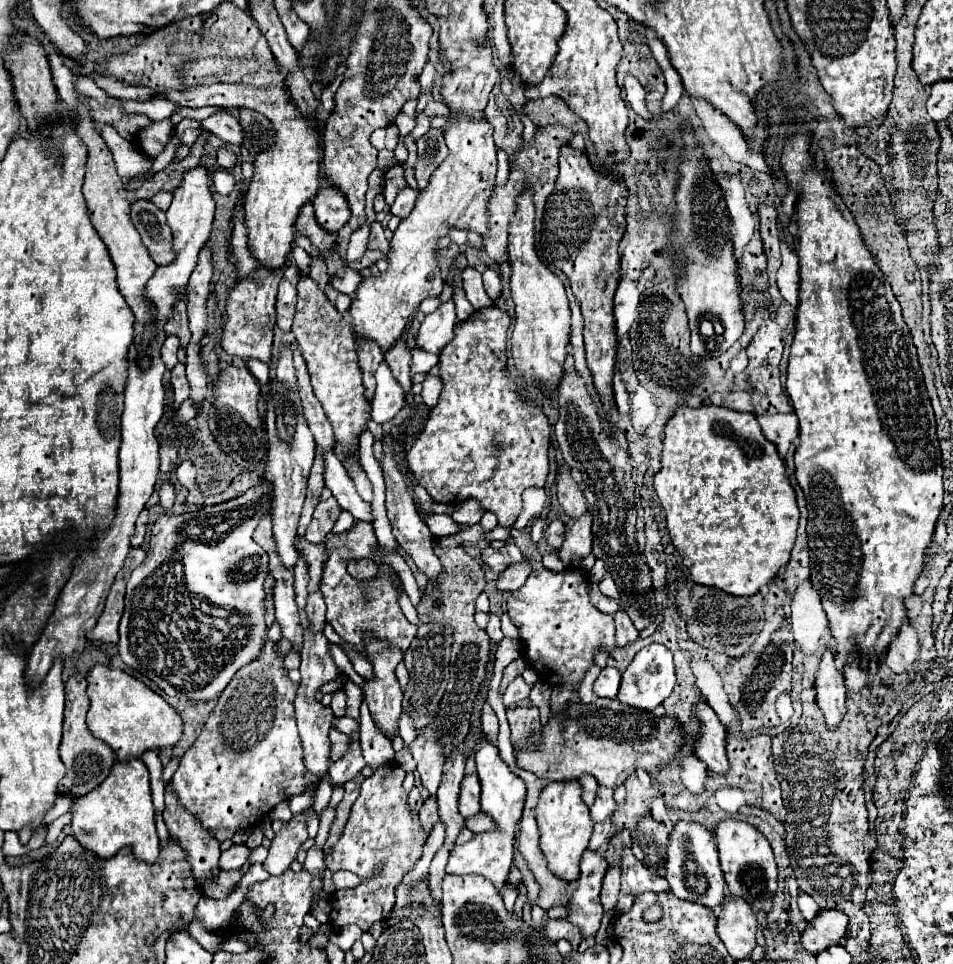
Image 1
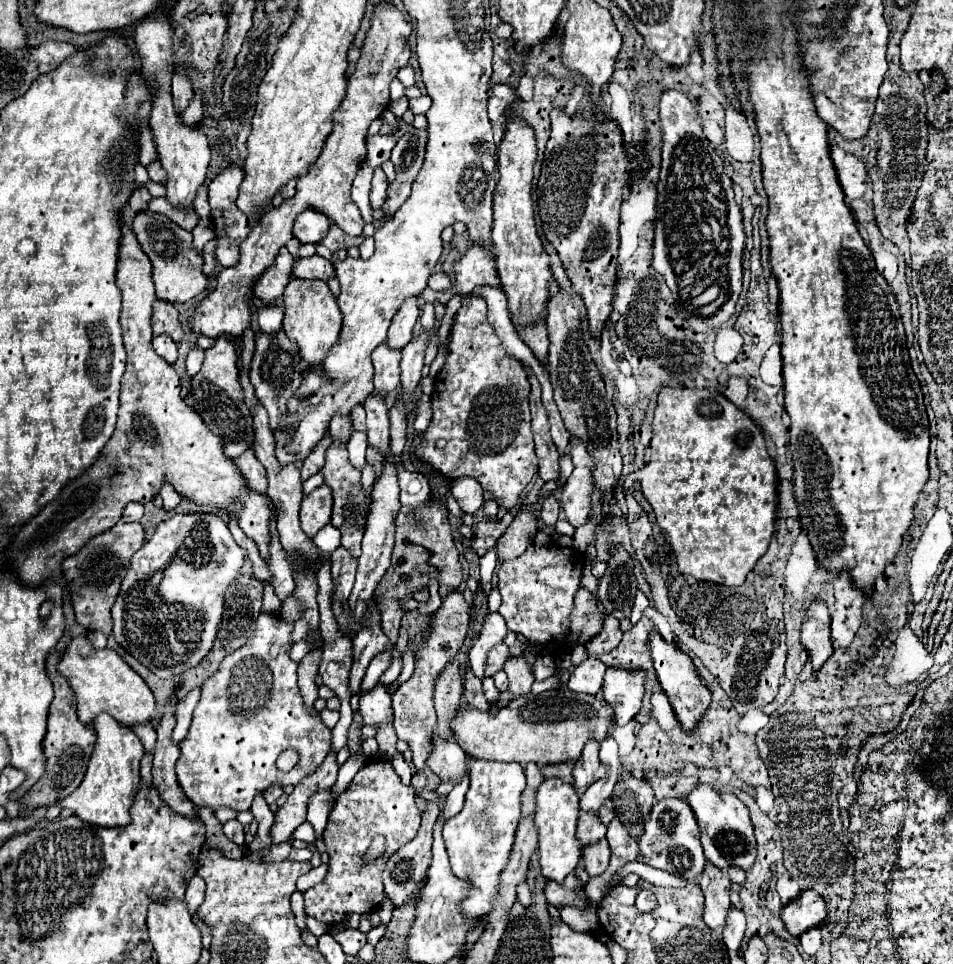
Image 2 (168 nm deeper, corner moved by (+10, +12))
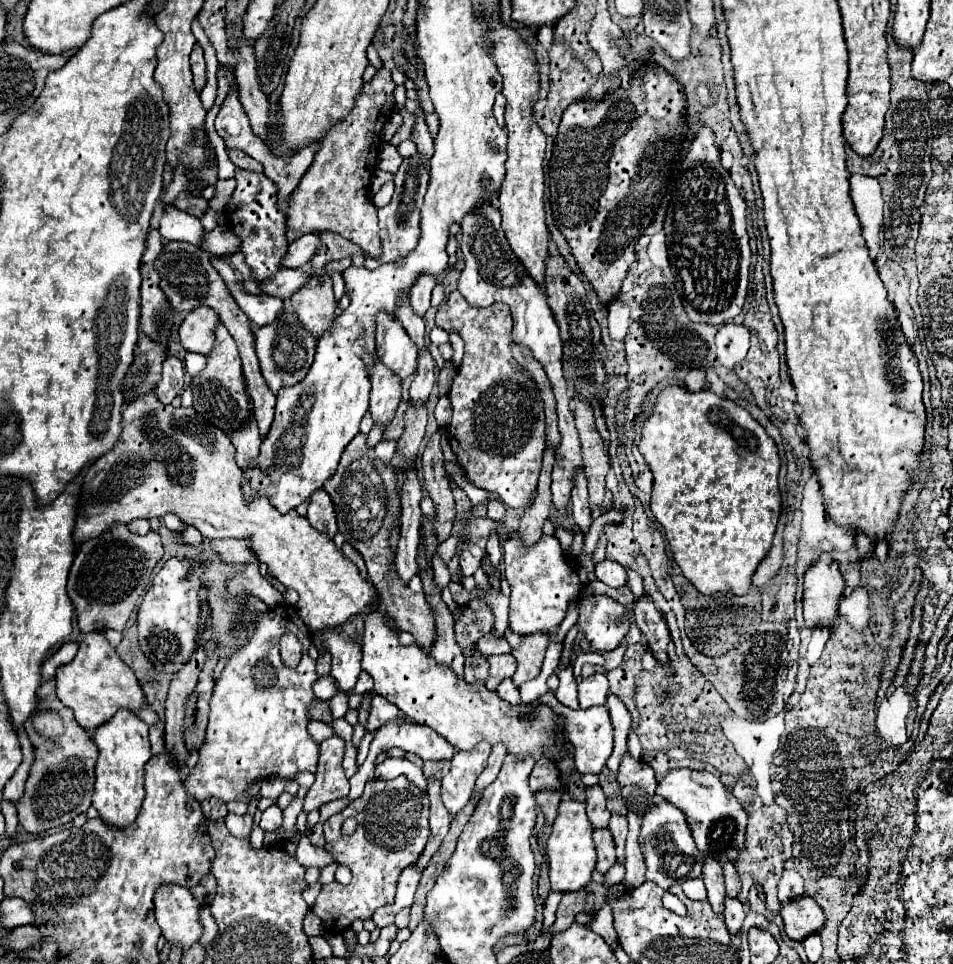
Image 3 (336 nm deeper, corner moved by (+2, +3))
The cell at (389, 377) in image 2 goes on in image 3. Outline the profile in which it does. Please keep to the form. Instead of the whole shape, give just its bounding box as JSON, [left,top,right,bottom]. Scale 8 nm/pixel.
[376,313,416,381]

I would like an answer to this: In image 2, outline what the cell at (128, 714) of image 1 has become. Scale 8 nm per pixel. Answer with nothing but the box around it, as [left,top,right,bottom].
[58,636,156,726]

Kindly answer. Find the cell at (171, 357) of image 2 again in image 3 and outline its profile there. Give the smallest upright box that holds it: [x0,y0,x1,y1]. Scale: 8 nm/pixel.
[156,355,184,403]

